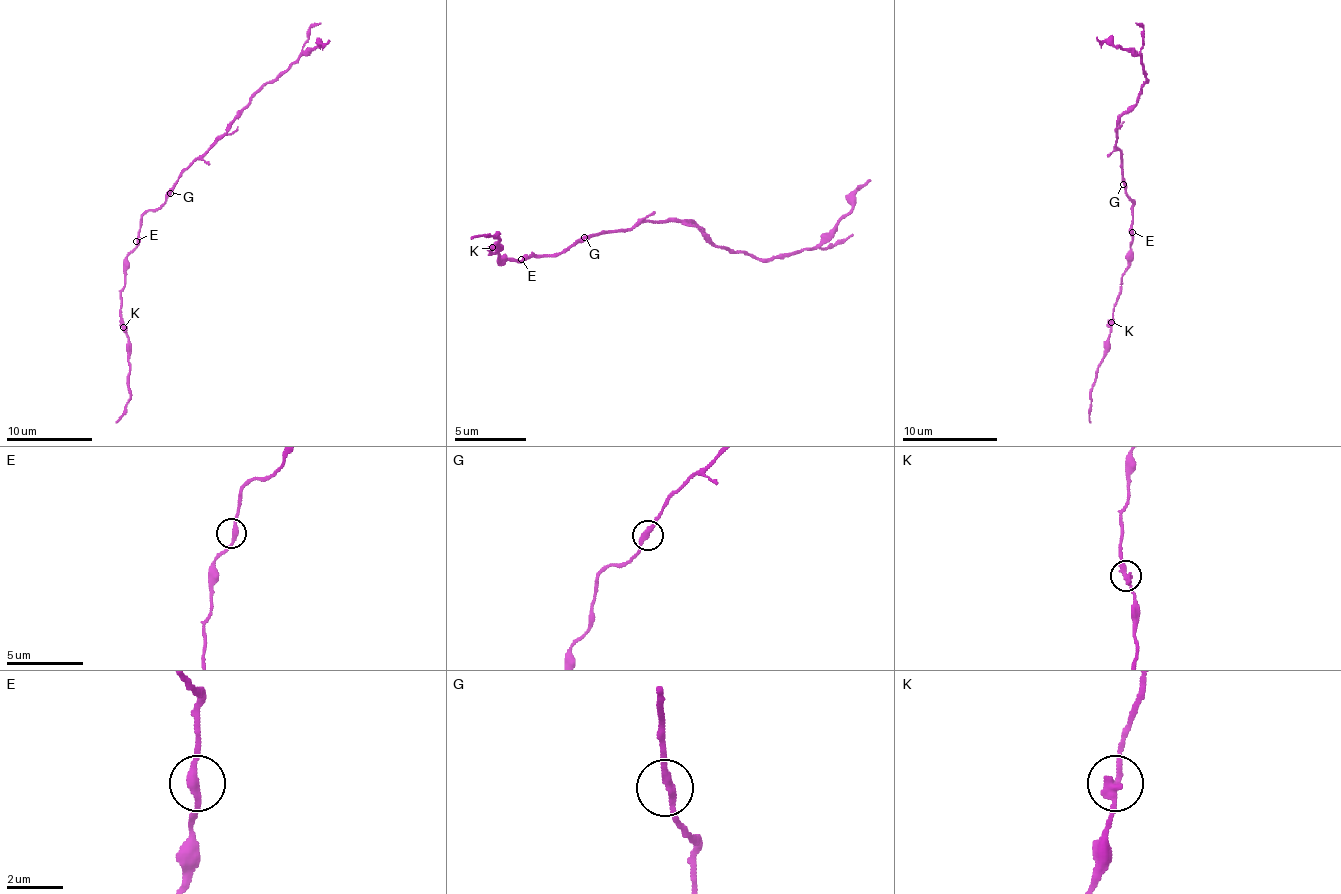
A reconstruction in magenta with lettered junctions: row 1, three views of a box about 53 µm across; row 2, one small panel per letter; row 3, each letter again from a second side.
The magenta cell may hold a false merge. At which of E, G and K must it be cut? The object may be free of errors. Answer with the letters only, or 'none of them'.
none of them

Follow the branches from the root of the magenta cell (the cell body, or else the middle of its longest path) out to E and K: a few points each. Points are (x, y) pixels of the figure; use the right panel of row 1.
E: (1125, 190), (1134, 199), (1132, 232)
K: (1125, 190), (1134, 199), (1133, 243), (1131, 261), (1121, 277), (1112, 321)

